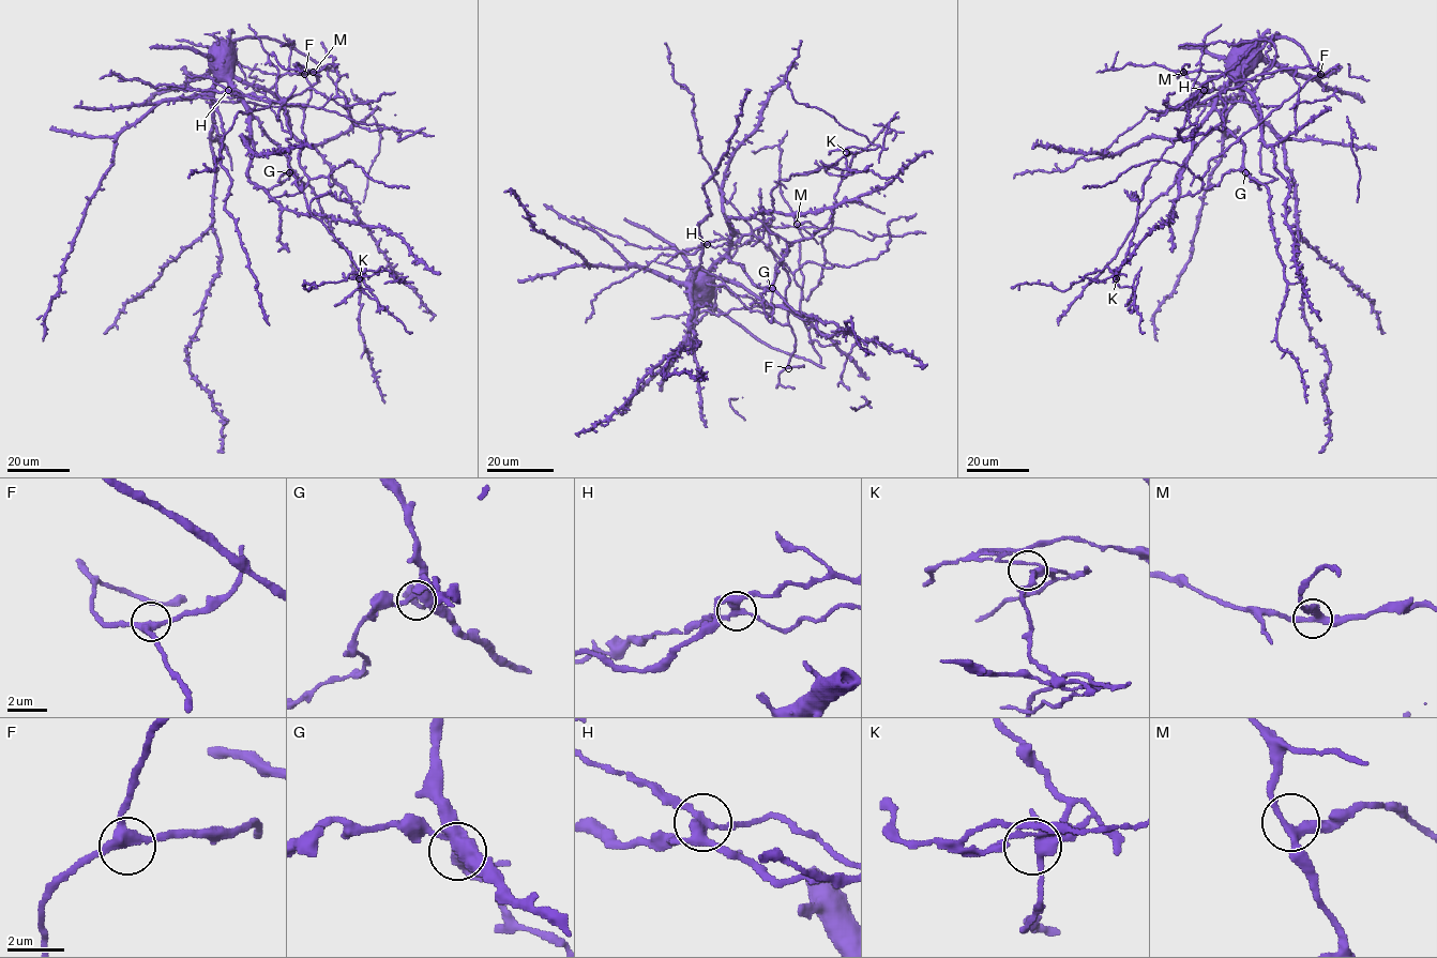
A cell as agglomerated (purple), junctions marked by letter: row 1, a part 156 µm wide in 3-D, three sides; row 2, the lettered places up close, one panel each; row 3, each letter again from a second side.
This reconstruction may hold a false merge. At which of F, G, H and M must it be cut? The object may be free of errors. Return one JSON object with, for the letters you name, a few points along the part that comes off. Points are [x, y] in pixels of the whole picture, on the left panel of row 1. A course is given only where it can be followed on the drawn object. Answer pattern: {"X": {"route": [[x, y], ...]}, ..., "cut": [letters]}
{"H": {"route": [[227, 90], [285, 104], [288, 166], [307, 208], [358, 276], [389, 270], [302, 285], [317, 288]]}, "cut": ["H"]}

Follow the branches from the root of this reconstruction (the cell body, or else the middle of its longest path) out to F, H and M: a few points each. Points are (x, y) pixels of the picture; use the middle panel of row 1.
F: (707, 284), (726, 257), (757, 287), (772, 286), (792, 243), (782, 260), (795, 337), (788, 368)
H: (707, 284), (800, 315), (801, 288), (759, 239), (735, 233), (707, 244)
M: (707, 284), (799, 315), (797, 224)

